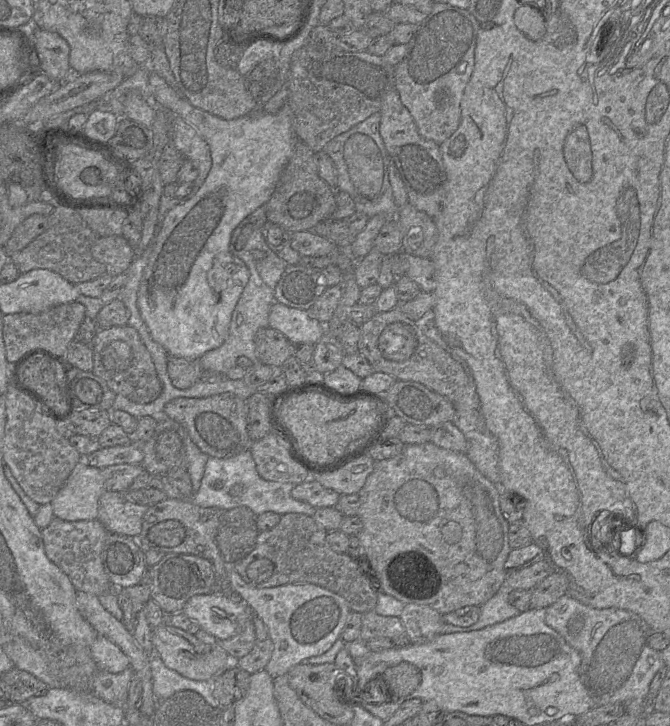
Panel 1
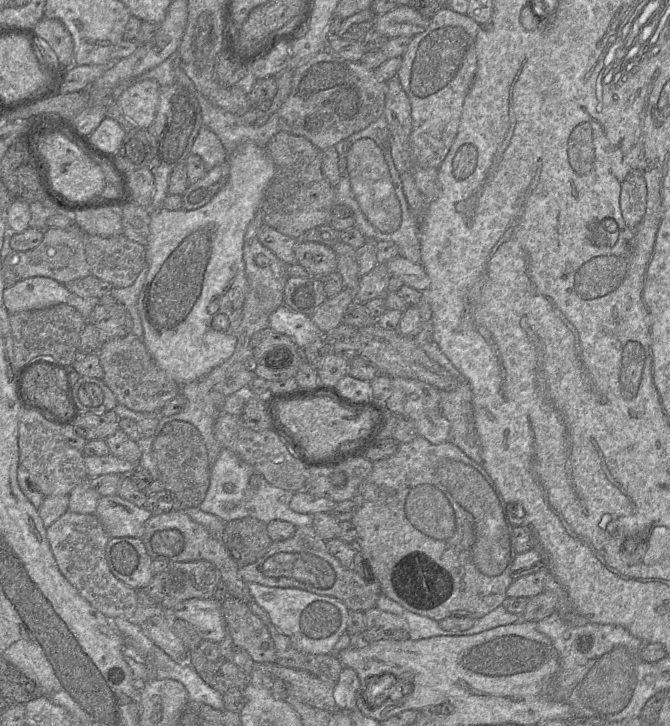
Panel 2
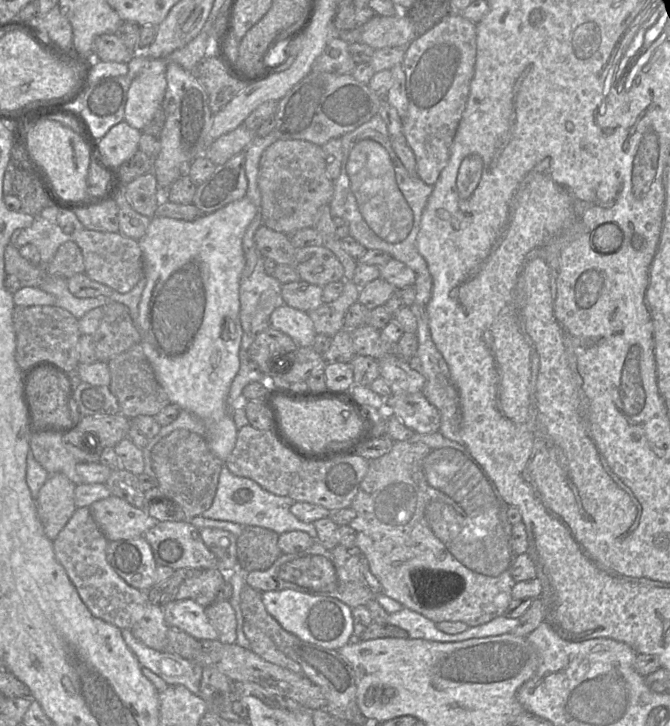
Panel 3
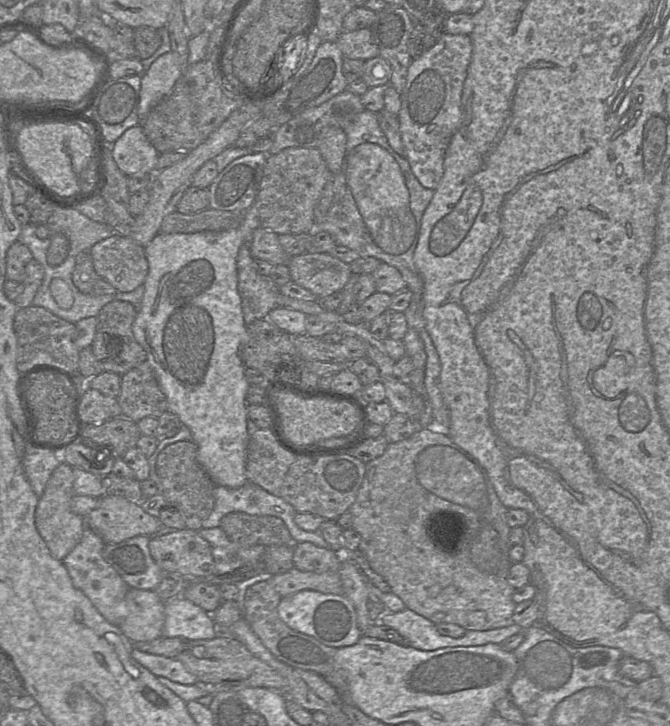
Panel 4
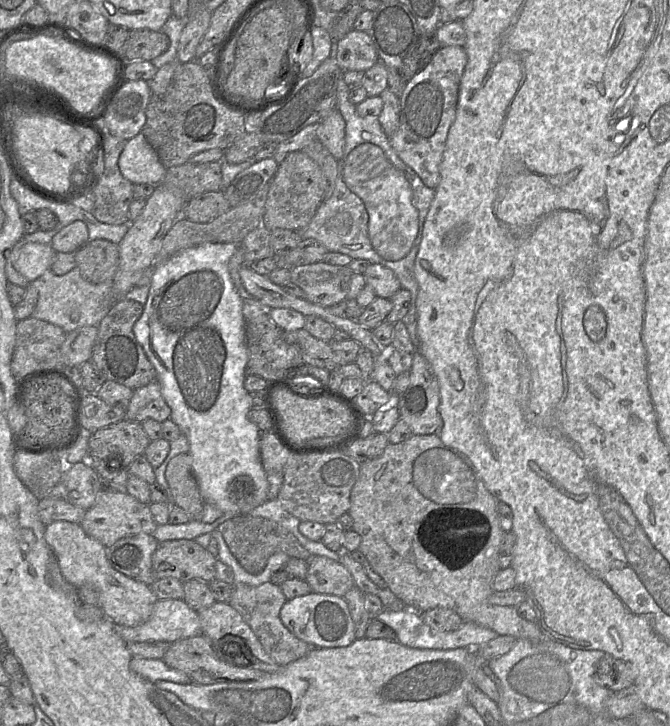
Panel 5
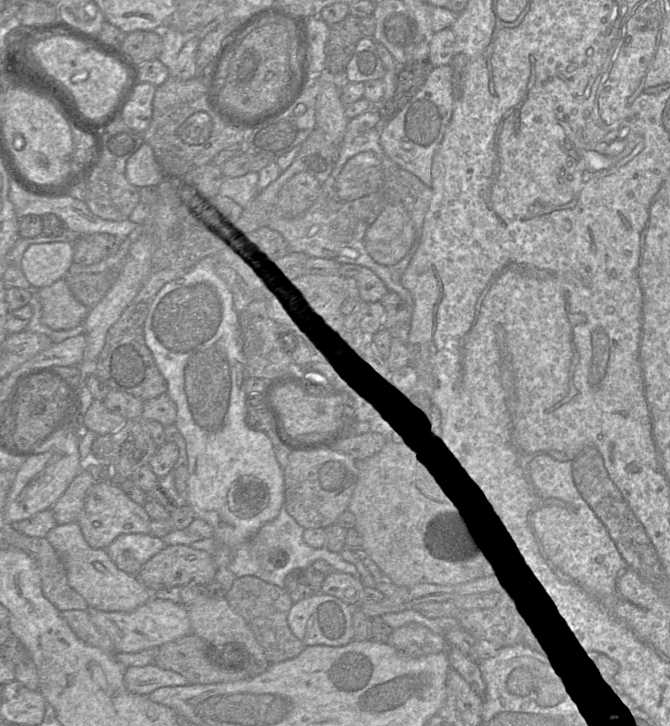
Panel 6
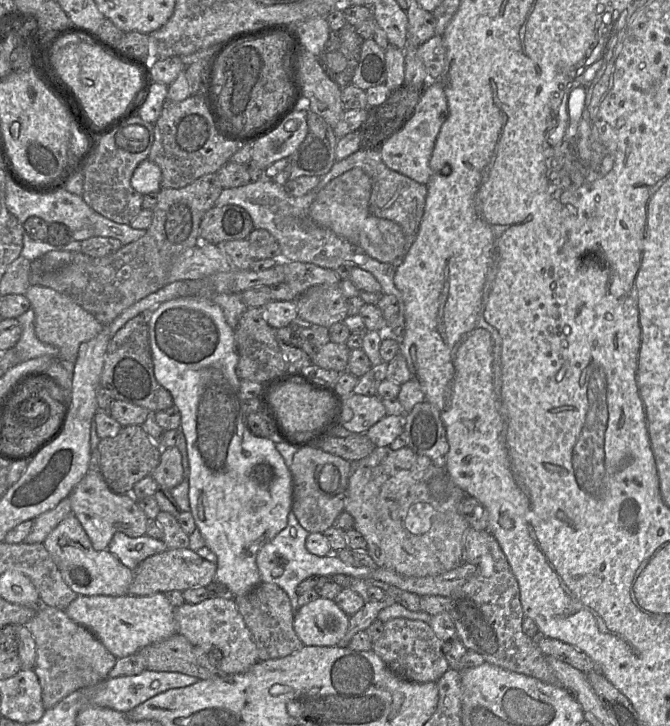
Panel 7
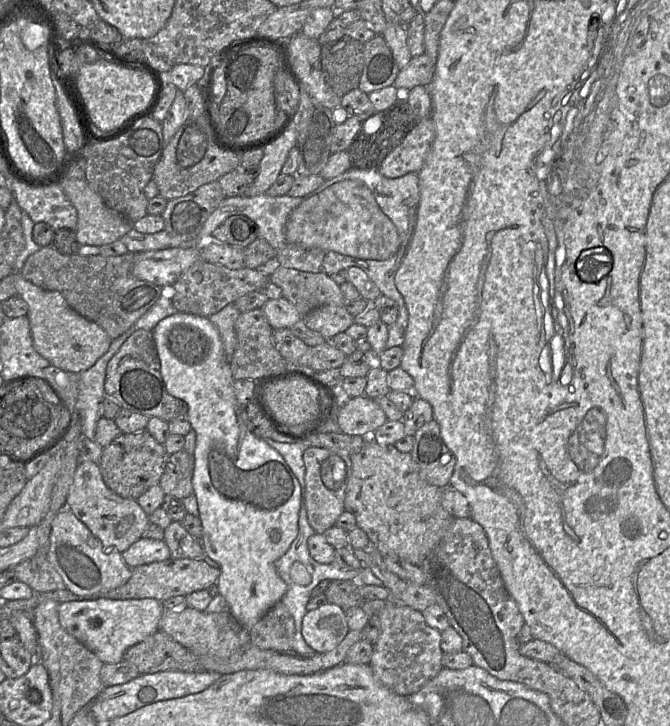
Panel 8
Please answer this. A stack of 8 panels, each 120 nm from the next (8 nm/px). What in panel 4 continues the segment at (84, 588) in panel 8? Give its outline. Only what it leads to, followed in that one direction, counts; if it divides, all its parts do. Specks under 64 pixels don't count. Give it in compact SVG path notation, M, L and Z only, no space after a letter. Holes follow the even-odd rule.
M62 462L53 472L45 487L35 512L36 528L49 548L51 555L62 561L79 543L86 526L86 519L71 510L74 493L73 467ZM130 588L125 602L127 616L119 628L131 642L147 642L162 636L165 601L155 590Z

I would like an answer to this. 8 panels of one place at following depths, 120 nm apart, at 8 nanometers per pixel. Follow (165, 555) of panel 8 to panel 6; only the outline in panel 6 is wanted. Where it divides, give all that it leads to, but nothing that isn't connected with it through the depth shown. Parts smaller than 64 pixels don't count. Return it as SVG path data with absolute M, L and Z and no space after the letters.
M149 533L123 534L106 548L106 552L120 570L137 576L142 566L165 546L161 538Z

